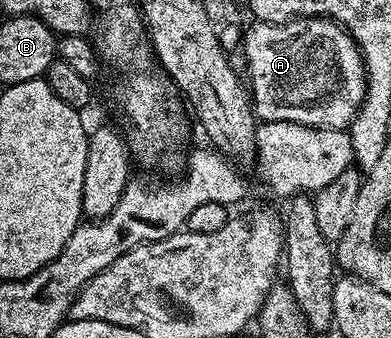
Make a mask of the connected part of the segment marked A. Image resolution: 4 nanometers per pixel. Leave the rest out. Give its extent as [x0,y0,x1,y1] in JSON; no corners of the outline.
[241,17,367,130]

